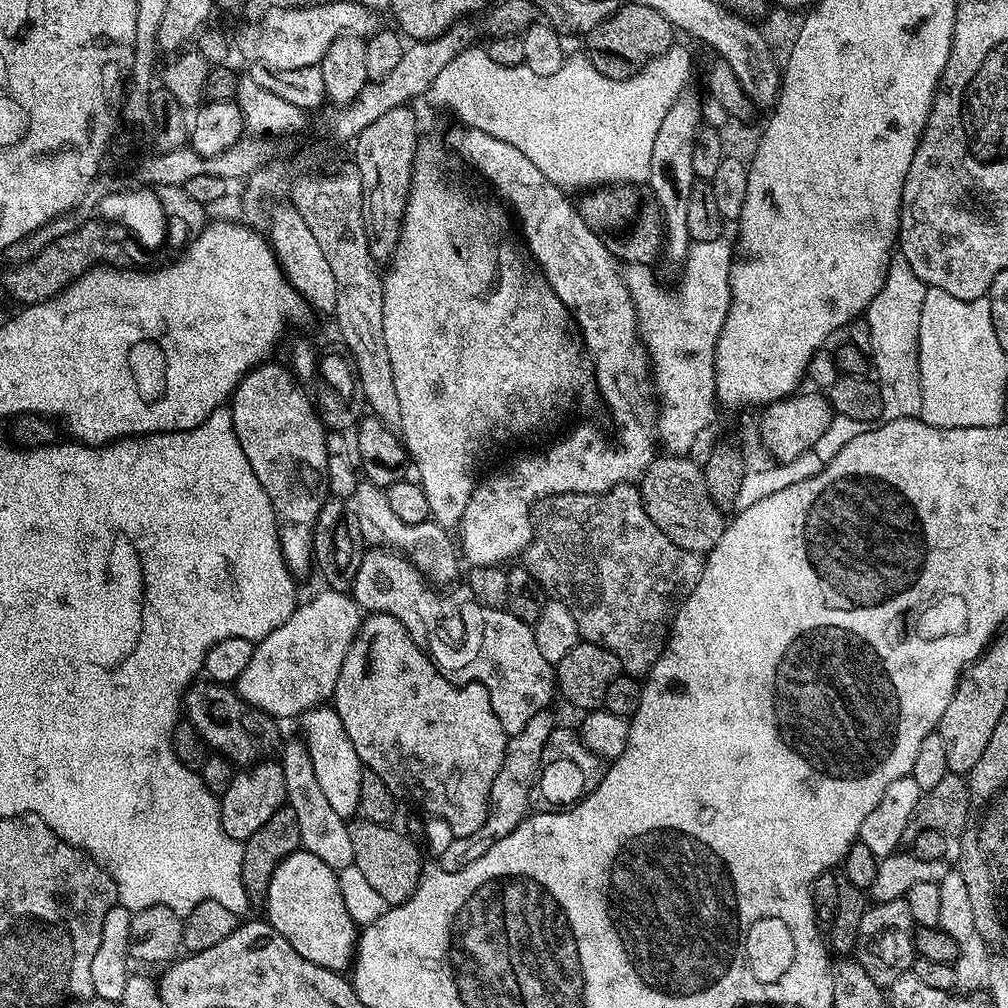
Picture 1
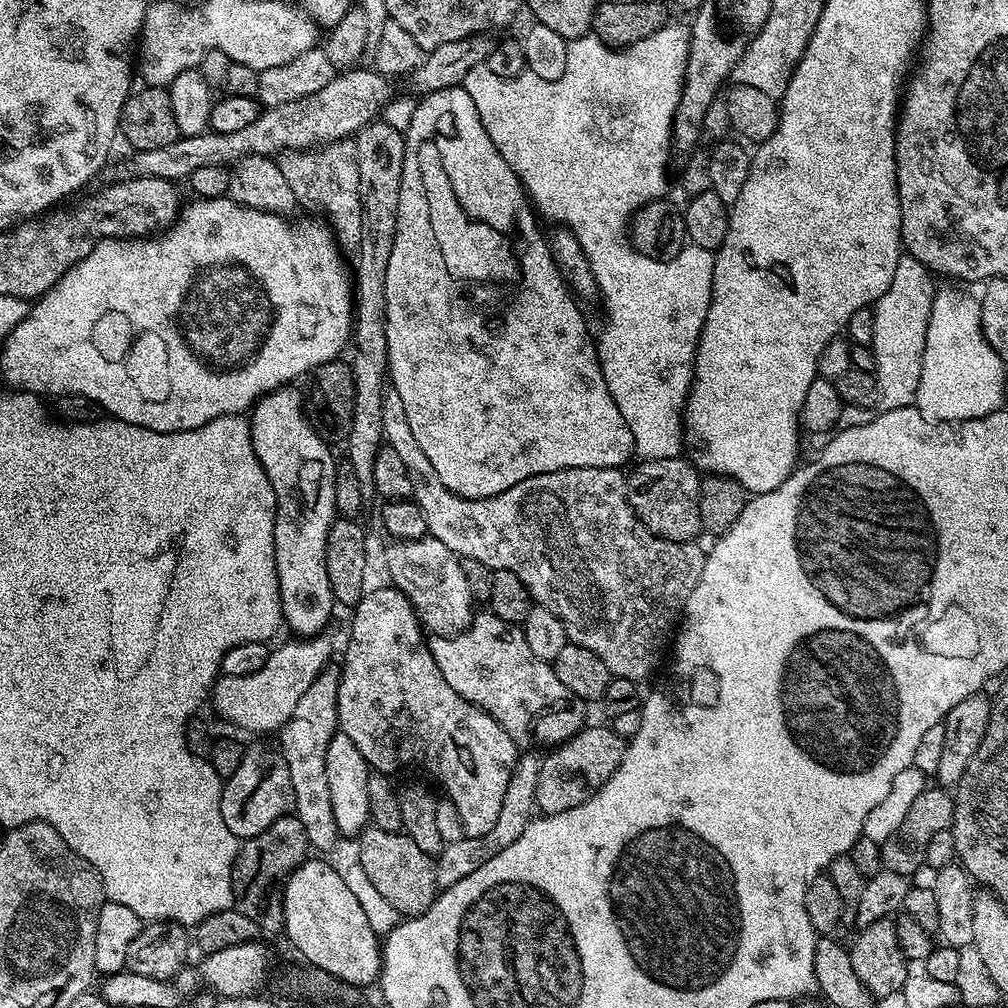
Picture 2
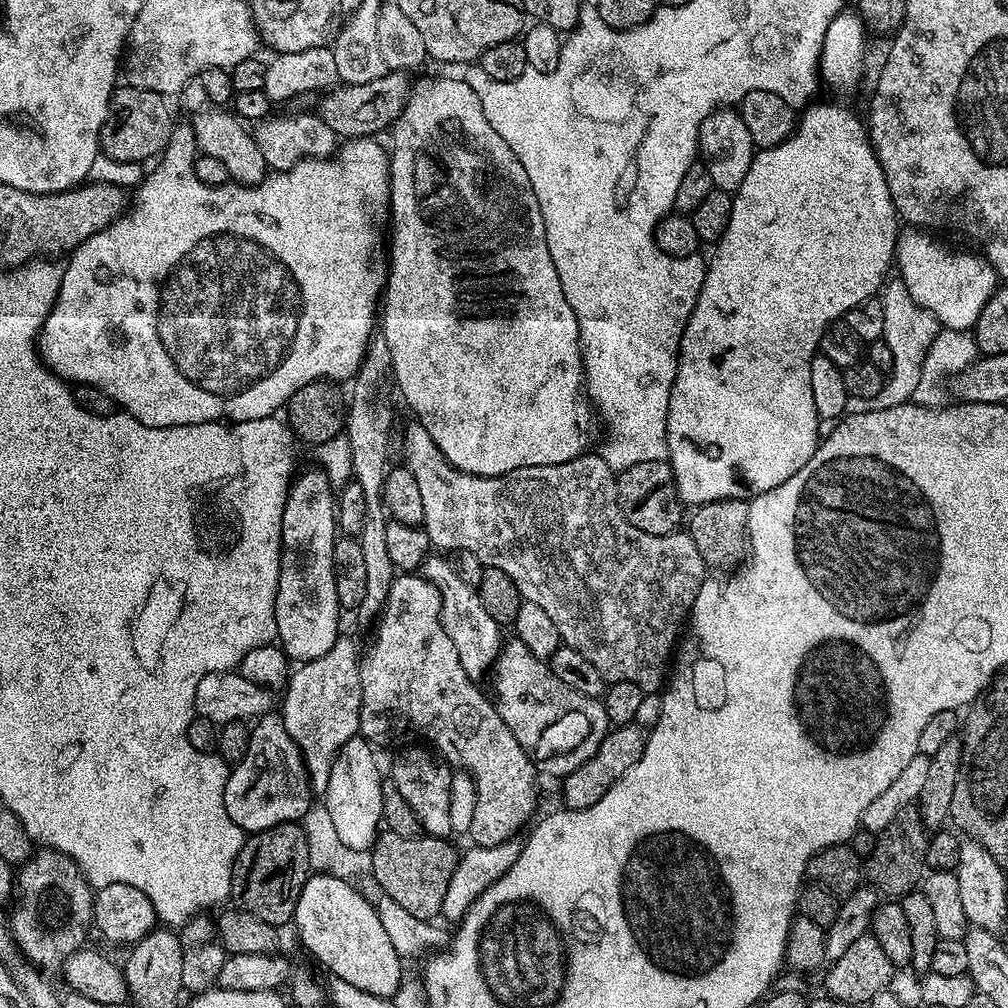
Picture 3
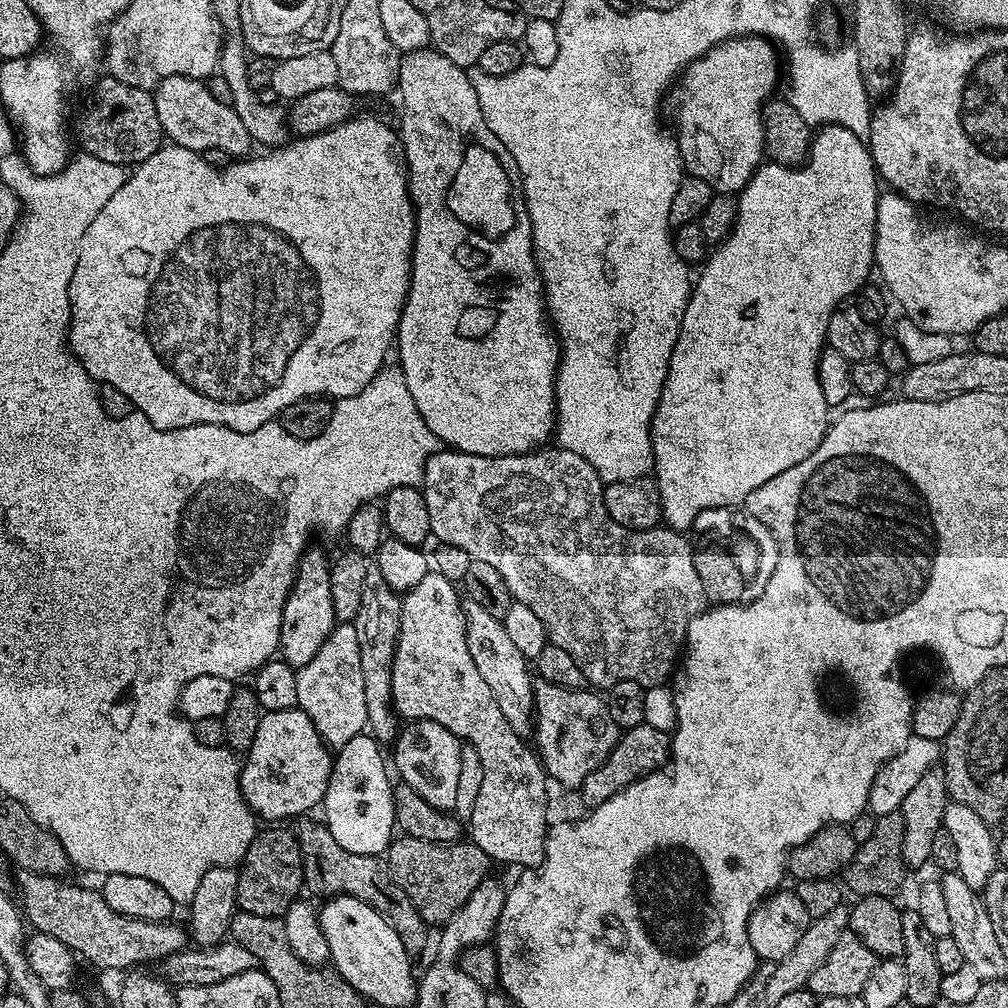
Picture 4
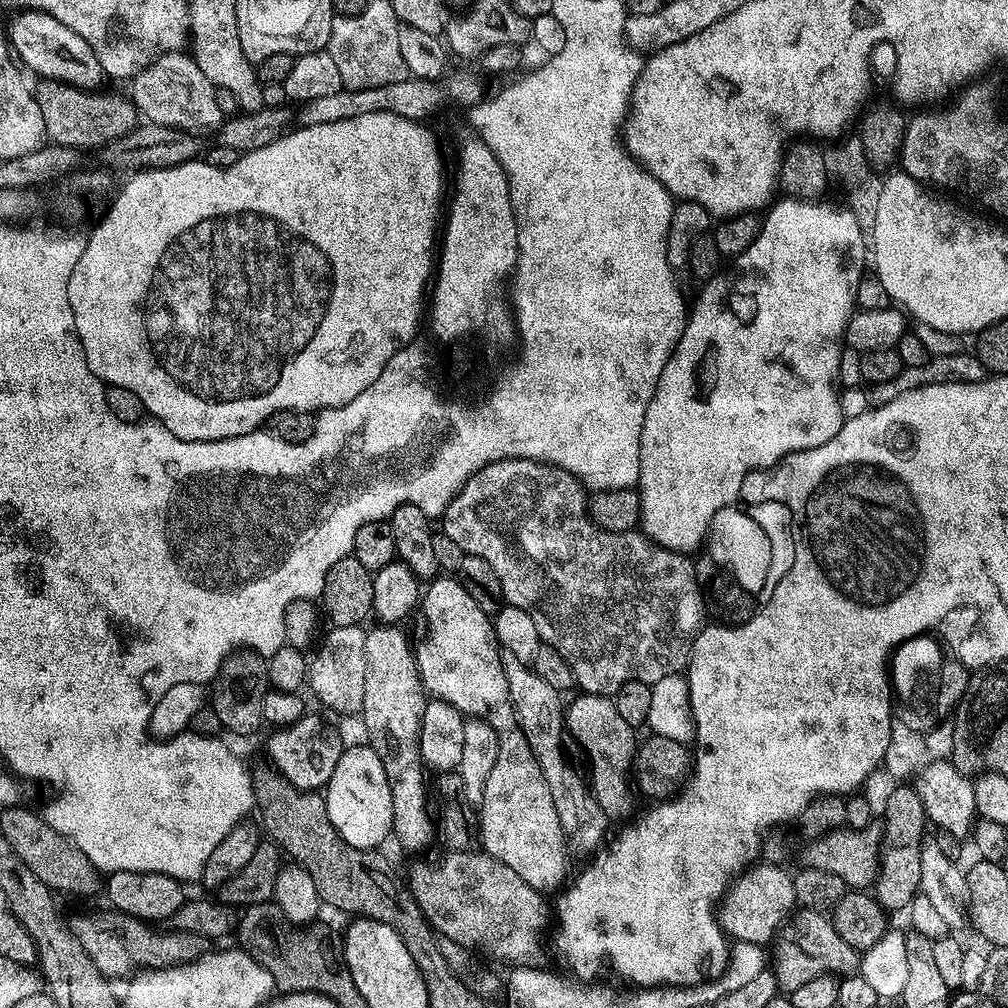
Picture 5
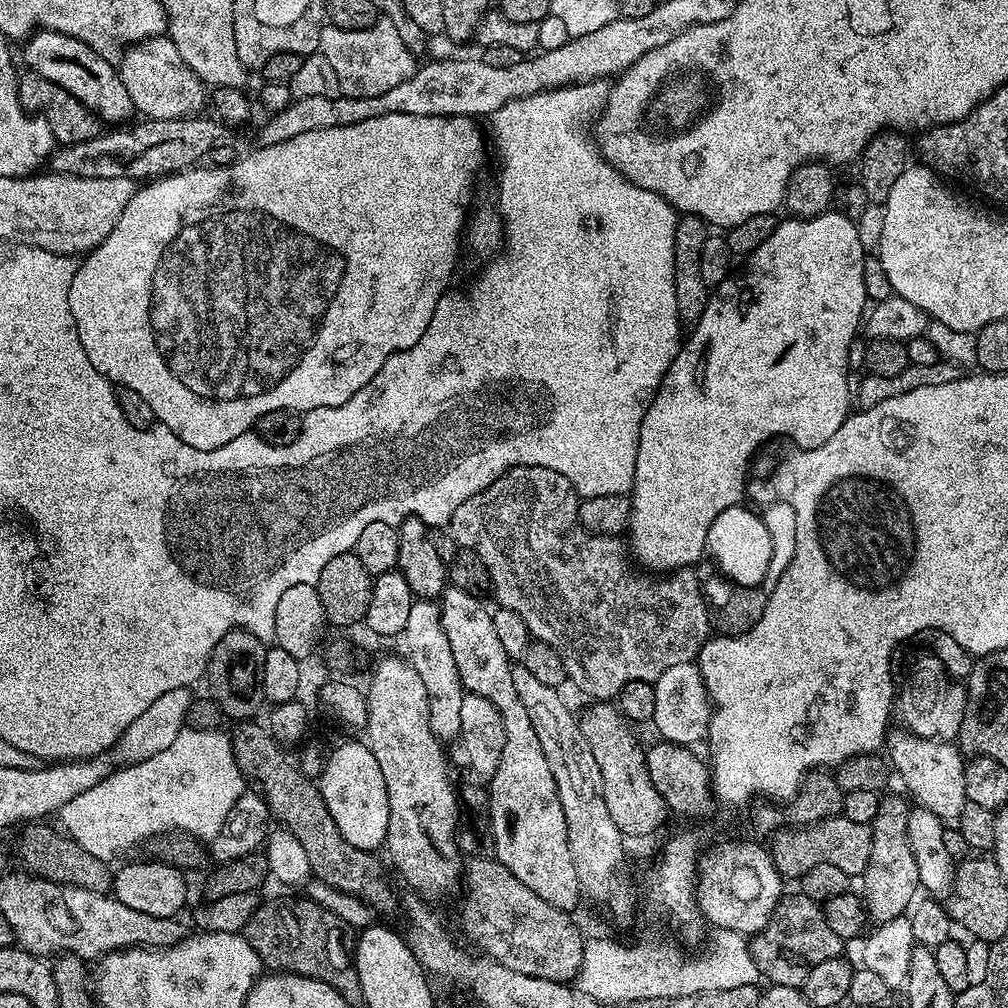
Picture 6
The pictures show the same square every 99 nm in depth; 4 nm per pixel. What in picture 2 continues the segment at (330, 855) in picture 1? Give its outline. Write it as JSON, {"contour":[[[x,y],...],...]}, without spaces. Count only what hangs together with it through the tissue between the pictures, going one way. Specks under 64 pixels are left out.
{"contour":[[[326,670],[322,673],[310,690],[302,694],[298,706],[294,706],[294,714],[290,714],[278,732],[278,747],[286,758],[290,782],[294,786],[294,814],[302,822],[306,838],[313,849],[332,848],[340,836],[334,822],[334,802],[330,802],[330,782],[326,782],[326,746],[330,746],[330,738],[336,736],[340,722],[339,686],[339,671]]]}

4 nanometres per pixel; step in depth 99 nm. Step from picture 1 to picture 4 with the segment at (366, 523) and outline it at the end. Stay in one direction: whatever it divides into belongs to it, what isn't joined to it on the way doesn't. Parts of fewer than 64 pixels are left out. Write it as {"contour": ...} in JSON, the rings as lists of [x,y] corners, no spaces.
{"contour":[[[465,599],[463,606],[470,656],[474,658],[478,672],[482,674],[482,678],[486,678],[486,684],[490,686],[506,722],[510,722],[519,736],[531,737],[534,732],[536,690],[529,657],[524,656],[518,646],[514,646],[513,640],[506,634],[503,620],[494,618],[494,614],[486,614],[486,610],[482,610],[482,606],[478,606],[478,602],[473,600]]]}

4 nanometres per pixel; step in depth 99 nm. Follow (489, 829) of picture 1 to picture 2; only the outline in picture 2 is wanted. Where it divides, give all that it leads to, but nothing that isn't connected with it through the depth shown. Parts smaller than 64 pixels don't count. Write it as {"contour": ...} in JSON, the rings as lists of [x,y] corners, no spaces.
{"contour":[[[532,752],[526,753],[525,756],[523,753],[517,759],[516,766],[512,770],[510,786],[506,786],[506,794],[502,798],[502,811],[498,813],[498,822],[494,822],[494,830],[490,830],[490,834],[477,840],[465,838],[453,844],[445,844],[443,852],[436,860],[437,885],[447,886],[466,878],[474,870],[478,870],[478,866],[482,866],[482,862],[486,862],[490,858],[494,858],[494,854],[506,850],[506,846],[510,846],[510,842],[514,842],[514,838],[518,838],[518,834],[522,834],[522,830],[526,830],[526,826],[533,820],[534,813],[537,811],[536,791],[538,790],[540,761],[541,757],[535,756]]]}

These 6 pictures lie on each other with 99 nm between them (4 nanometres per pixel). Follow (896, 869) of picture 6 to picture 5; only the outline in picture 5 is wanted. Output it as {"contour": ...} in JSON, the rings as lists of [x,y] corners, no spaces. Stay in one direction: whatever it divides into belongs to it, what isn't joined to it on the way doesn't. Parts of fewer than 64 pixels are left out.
{"contour":[[[896,786],[888,796],[882,819],[884,846],[880,853],[880,874],[874,885],[874,895],[886,910],[904,910],[920,892],[922,848],[926,839],[924,831],[930,828],[930,821],[922,798],[912,786]]]}

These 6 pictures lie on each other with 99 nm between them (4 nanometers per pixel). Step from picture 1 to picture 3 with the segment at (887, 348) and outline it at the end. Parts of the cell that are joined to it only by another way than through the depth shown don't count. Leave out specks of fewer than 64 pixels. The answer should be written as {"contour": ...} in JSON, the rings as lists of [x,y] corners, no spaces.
{"contour":[[[892,278],[887,281],[882,292],[884,309],[886,310],[886,330],[884,341],[890,346],[890,354],[894,358],[894,366],[887,373],[884,388],[878,398],[870,401],[872,408],[893,408],[899,404],[907,404],[917,389],[919,379],[922,378],[923,363],[926,362],[927,351],[942,331],[942,325],[930,310],[918,306],[918,302],[910,296],[903,280]]]}

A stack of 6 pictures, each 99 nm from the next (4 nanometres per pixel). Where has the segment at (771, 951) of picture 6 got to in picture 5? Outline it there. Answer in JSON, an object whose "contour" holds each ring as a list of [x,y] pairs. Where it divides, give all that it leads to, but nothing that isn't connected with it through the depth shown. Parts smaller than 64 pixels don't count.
{"contour":[[[797,911],[791,921],[791,928],[792,932],[785,931],[774,944],[776,981],[783,991],[785,988],[785,993],[790,994],[805,982],[814,982],[822,976],[845,978],[859,969],[861,953],[839,936],[838,930],[834,930],[831,919],[825,913]]]}

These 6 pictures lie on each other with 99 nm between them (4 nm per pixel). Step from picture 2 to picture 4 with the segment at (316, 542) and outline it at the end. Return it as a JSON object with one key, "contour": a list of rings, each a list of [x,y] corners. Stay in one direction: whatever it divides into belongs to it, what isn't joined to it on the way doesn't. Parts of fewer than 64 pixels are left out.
{"contour":[[[305,551],[296,568],[296,581],[282,610],[279,655],[291,668],[299,669],[318,654],[322,642],[332,633],[338,621],[330,602],[330,560],[320,552]]]}

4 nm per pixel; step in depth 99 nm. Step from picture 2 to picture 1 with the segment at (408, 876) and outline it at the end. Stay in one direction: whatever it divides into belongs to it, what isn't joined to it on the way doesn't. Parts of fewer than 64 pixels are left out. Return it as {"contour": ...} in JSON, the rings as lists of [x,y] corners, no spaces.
{"contour":[[[352,818],[347,821],[350,834],[350,846],[354,846],[352,863],[355,868],[362,870],[366,882],[382,894],[382,898],[389,906],[405,904],[414,894],[420,881],[422,857],[416,849],[416,844],[408,836],[403,836],[396,826],[370,822],[363,818]]]}

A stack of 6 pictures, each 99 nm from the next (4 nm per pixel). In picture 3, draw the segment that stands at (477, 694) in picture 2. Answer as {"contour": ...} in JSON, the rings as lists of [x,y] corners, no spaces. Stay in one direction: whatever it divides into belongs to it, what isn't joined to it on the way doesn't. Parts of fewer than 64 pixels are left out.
{"contour":[[[509,640],[496,655],[490,673],[491,695],[498,714],[506,726],[510,726],[510,734],[518,738],[518,746],[526,750],[543,775],[545,772],[557,778],[569,776],[591,758],[610,730],[603,703],[595,696],[570,690],[570,686],[559,680],[545,661],[530,654],[520,640]]]}

